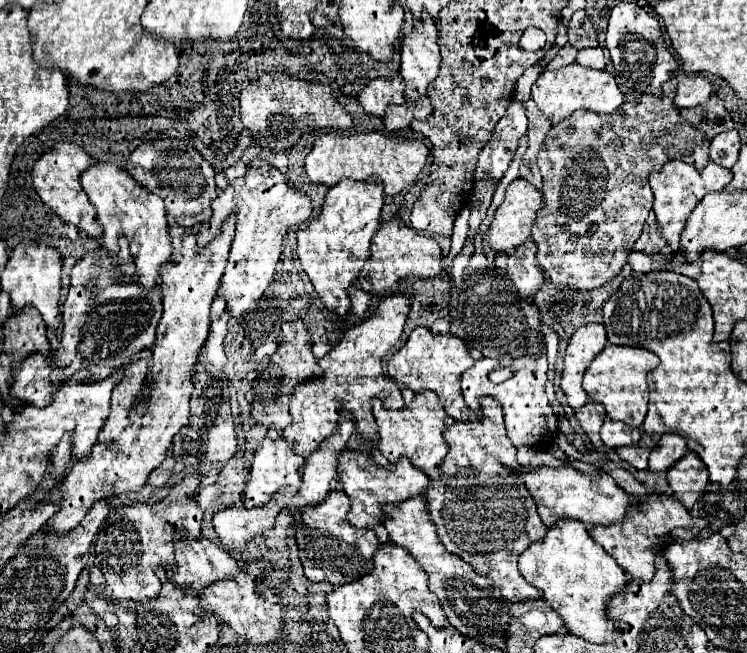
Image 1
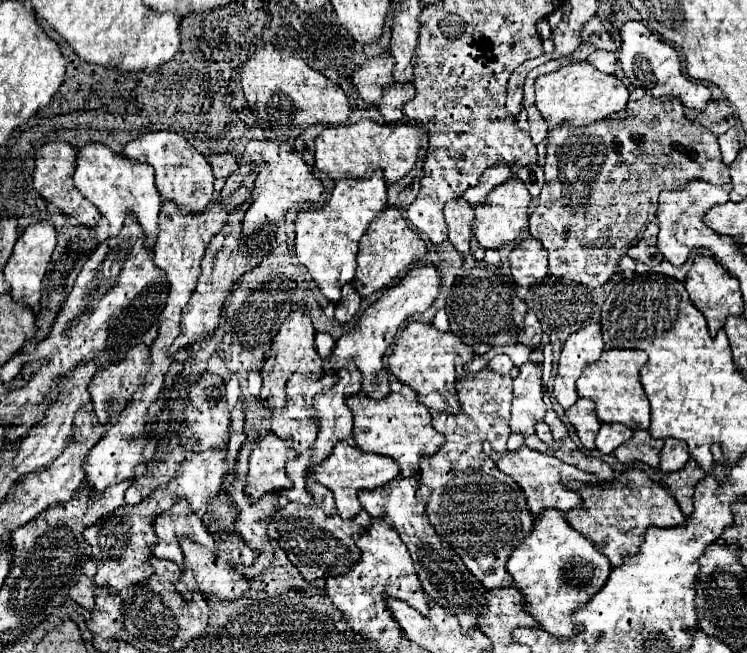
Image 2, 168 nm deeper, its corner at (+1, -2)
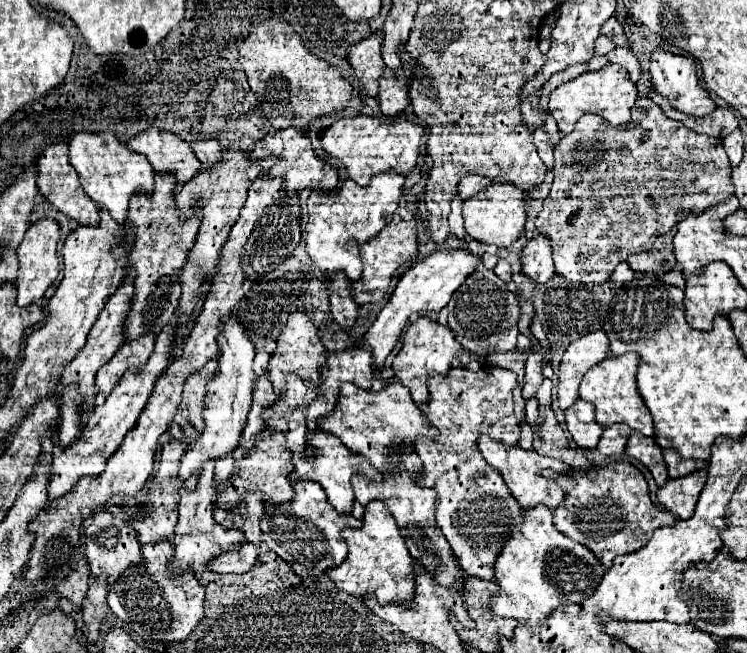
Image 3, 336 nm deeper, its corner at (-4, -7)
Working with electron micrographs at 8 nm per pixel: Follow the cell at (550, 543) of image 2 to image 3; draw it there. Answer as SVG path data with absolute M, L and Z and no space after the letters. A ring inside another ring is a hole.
M537 505L533 509L523 511L523 525L521 529L515 529L513 537L503 545L503 551L497 557L495 563L495 579L499 583L499 595L491 599L491 609L499 617L511 617L517 621L527 621L531 625L543 623L559 605L563 603L579 603L585 597L591 597L591 593L597 589L599 581L603 579L603 565L599 559L583 545L575 543L573 539L559 533L553 525L553 511L545 505Z

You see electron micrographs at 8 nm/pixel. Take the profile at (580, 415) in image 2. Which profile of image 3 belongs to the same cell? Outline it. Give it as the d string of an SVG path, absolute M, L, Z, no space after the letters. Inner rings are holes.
M577 401L565 411L565 423L573 441L583 449L593 449L599 443L603 427L595 421L595 407L587 401Z

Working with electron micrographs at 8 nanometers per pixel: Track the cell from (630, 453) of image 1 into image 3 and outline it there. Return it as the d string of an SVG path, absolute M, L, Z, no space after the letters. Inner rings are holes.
M637 431L631 433L625 453L629 457L635 457L637 461L641 461L651 471L651 475L655 477L659 487L667 483L669 475L667 475L667 465L663 461L663 449L655 443L653 437L643 437Z

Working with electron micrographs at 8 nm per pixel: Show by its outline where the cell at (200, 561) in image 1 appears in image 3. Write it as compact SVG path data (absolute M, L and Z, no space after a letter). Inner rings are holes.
M171 441L171 443L165 443L163 445L161 461L157 465L157 471L152 479L147 499L143 503L143 509L147 511L147 515L139 523L135 523L135 529L139 533L139 541L143 545L173 537L173 529L175 529L178 520L177 505L180 500L178 489L184 485L184 481L179 477L179 467L185 449L187 449L187 445L185 443L179 443L179 441Z

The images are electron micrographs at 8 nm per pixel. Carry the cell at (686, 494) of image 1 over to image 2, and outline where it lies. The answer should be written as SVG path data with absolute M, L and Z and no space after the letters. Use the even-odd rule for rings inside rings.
M688 460L684 468L672 474L664 474L662 484L668 488L668 492L676 498L680 510L684 516L692 514L692 496L694 496L694 486L706 476L702 468L694 460Z

